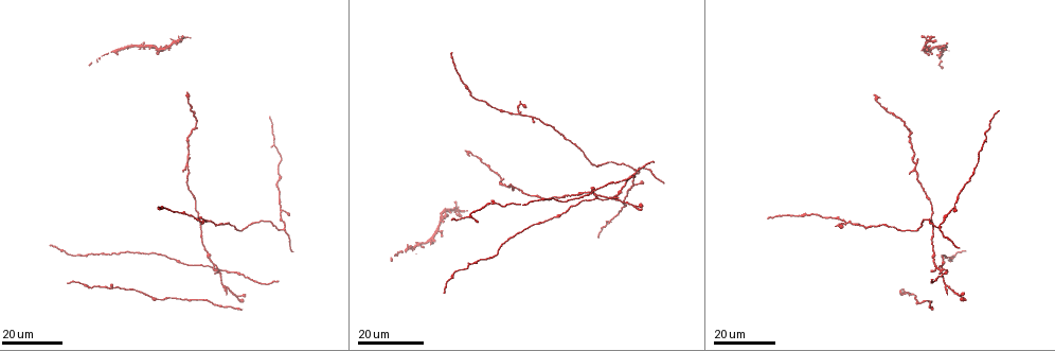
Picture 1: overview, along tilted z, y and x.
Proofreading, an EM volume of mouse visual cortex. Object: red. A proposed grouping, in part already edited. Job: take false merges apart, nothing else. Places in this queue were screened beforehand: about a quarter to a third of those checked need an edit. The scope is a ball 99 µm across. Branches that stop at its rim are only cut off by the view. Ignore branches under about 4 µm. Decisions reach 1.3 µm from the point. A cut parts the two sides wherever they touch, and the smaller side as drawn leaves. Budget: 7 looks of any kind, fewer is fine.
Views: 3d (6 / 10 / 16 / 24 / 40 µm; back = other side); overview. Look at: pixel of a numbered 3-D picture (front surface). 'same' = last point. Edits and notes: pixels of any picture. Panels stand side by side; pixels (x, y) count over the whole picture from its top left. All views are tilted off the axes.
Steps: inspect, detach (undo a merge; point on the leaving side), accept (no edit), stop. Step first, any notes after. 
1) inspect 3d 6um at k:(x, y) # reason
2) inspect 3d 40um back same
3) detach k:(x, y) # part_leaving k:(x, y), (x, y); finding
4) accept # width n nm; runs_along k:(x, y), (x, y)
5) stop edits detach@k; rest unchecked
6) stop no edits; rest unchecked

inspect 3d 16um at 1:(940, 269) # four arms meet

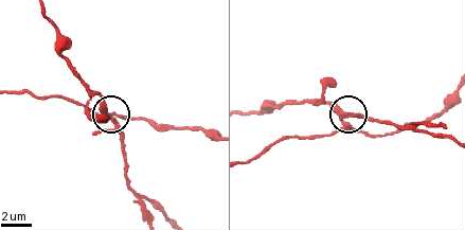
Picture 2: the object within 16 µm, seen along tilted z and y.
inspect 3d 10um at 2:(106, 110)

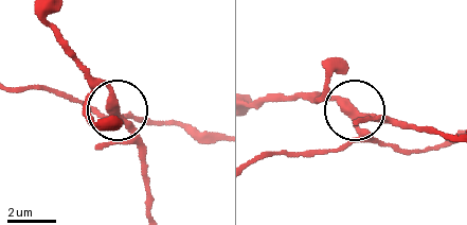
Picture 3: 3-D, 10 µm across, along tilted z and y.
detach 3:(112, 109) # side_arm 82 um; a second neuron is stuck on

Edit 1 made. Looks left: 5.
inspect 3d 16um at 1:(518, 115) # three-way junction

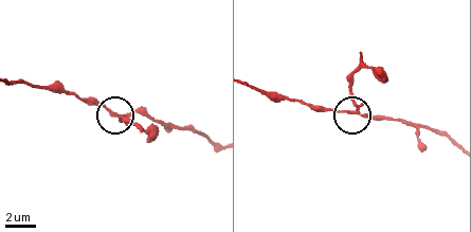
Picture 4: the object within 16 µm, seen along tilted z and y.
inspect 3d 6um same

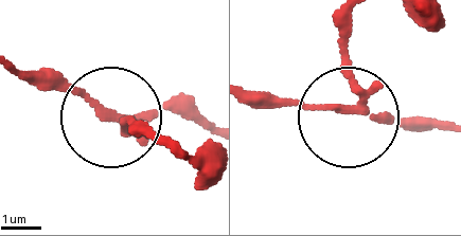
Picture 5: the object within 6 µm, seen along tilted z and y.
detach 5:(340, 46) # part_leaving 5:(359, 101), (350, 23); a second neuron is stuck on

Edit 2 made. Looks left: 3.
inspect 3d 16um at 1:(533, 117) # thin neck

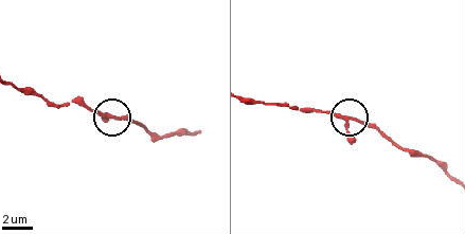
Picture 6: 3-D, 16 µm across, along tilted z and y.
inspect 3d 6um at 6:(358, 119) # closer look

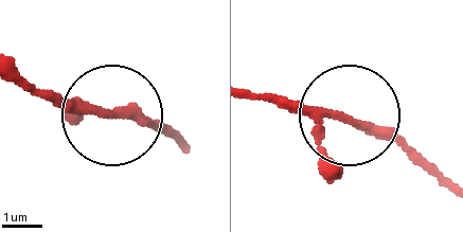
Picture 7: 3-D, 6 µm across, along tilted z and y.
accept # runs_along 7:(449, 186), (348, 119), (250, 94); continuous, no second neuron

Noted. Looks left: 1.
stop edits detach@3, detach@5; rest unchecked

